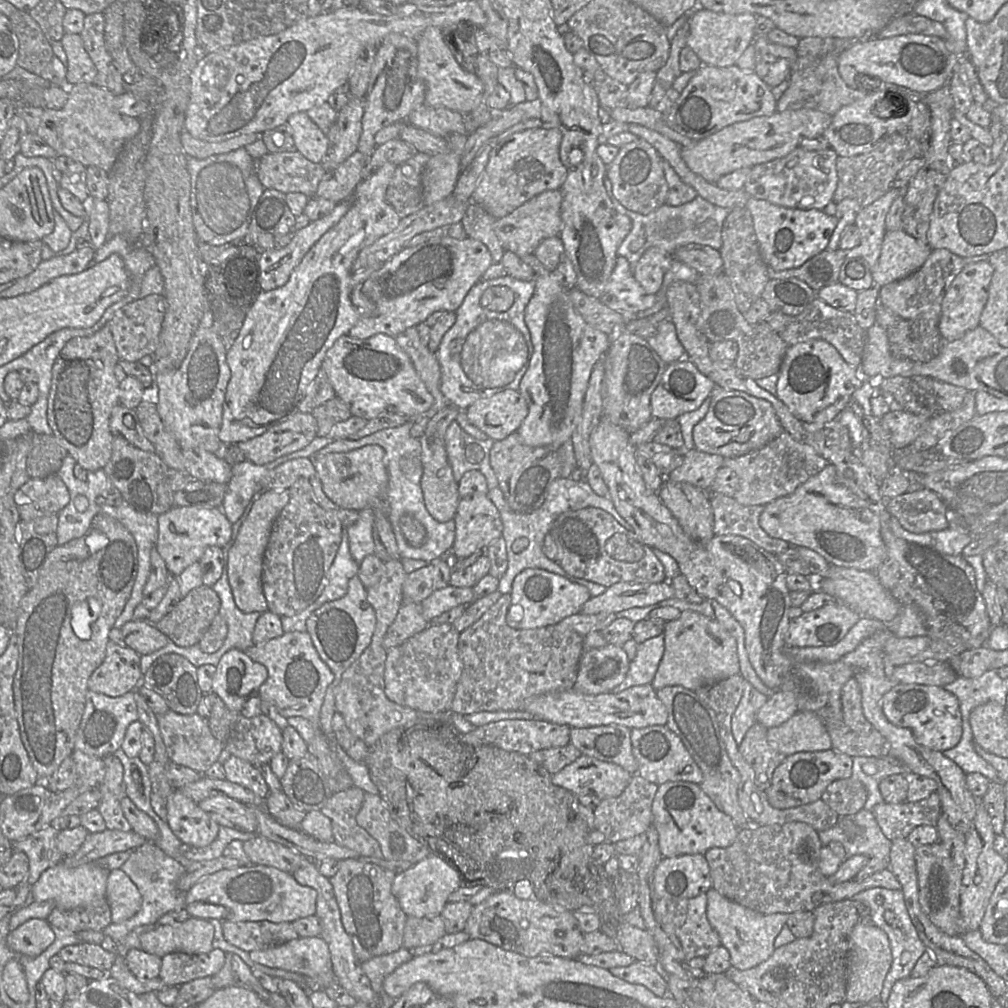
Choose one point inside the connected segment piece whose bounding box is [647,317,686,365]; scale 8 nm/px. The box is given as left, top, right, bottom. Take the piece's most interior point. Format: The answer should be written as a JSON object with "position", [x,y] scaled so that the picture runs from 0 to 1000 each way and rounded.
{"position":[660,339]}

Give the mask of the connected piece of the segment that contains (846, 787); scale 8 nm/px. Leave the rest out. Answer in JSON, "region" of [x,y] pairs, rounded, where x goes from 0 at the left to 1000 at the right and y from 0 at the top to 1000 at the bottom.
{"region":[[[844,771],[826,775],[814,793],[833,811],[847,809],[860,794],[860,783],[855,776]]]}

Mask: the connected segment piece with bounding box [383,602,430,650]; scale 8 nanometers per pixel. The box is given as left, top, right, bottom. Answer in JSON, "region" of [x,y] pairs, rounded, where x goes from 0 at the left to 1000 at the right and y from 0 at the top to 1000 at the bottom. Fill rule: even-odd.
{"region":[[[400,597],[382,629],[380,641],[383,645],[395,641],[426,620],[427,616],[420,612],[418,598]]]}

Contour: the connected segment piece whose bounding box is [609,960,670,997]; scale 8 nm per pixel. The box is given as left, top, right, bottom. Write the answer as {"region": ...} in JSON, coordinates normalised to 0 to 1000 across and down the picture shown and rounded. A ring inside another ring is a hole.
{"region":[[[629,953],[621,959],[604,961],[609,968],[624,975],[636,976],[646,982],[653,989],[663,989],[663,978],[660,967],[654,958]]]}

